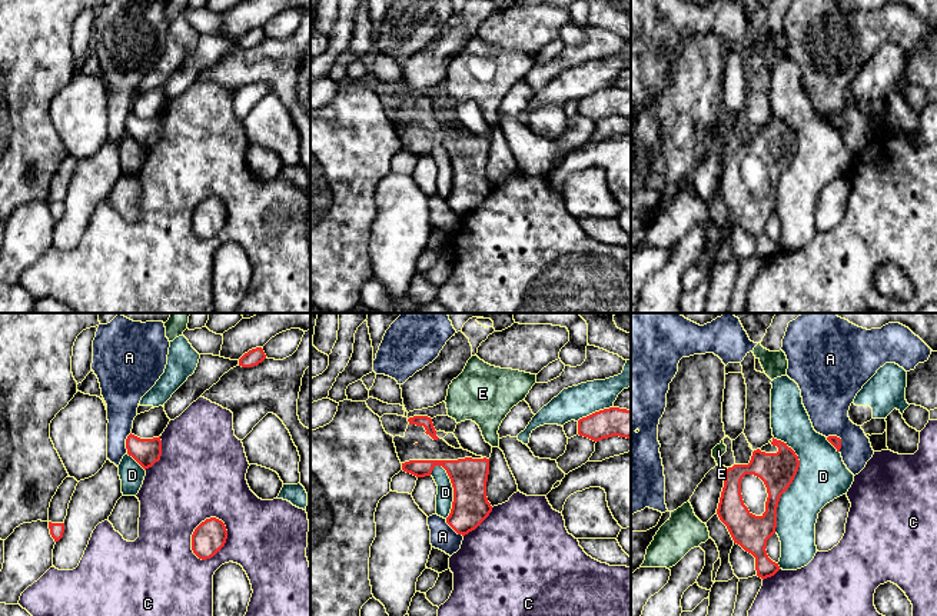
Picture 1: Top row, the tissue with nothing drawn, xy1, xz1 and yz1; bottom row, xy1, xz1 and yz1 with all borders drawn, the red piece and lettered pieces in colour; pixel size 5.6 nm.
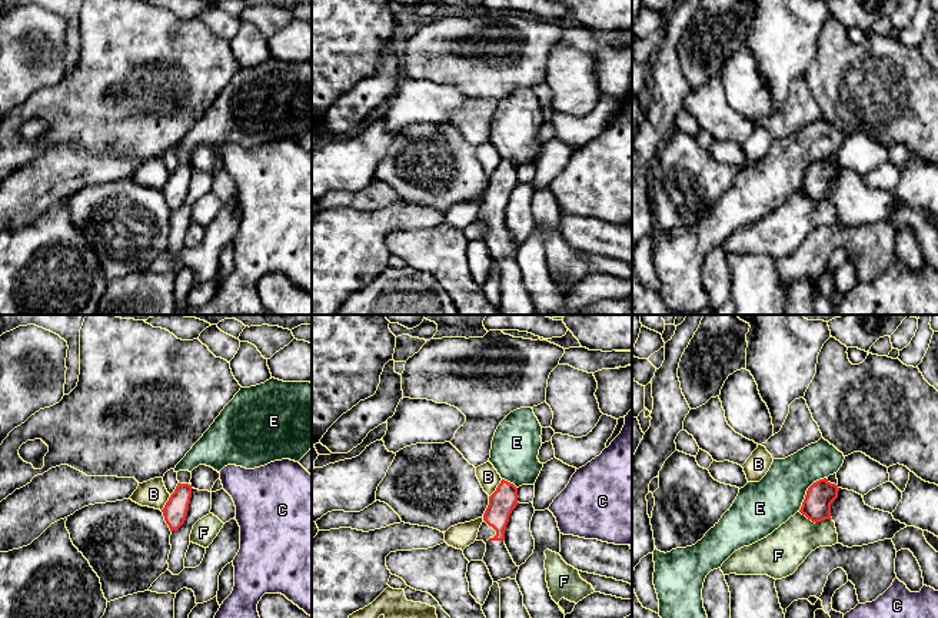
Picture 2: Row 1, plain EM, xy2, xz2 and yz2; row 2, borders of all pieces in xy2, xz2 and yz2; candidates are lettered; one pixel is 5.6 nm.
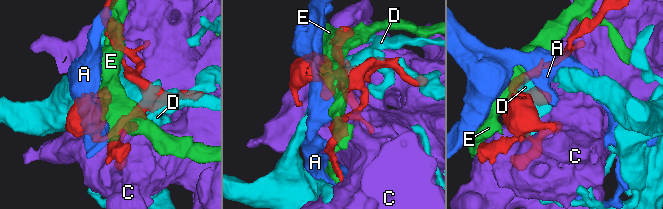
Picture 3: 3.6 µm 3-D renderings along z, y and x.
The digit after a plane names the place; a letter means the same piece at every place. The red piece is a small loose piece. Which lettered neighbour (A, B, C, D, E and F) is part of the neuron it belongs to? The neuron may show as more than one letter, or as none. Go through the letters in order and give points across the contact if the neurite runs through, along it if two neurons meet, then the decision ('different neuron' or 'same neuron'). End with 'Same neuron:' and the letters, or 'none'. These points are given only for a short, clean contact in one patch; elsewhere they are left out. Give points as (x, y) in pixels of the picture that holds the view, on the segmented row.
A: border along yz1 (828, 435), (836, 435), (840, 439), (840, 450); different neuron
B: border along xz2 (502, 479), (489, 497); different neuron
C: different neuron
D: different neuron
E: different neuron
F: different neuron
Same neuron: none

